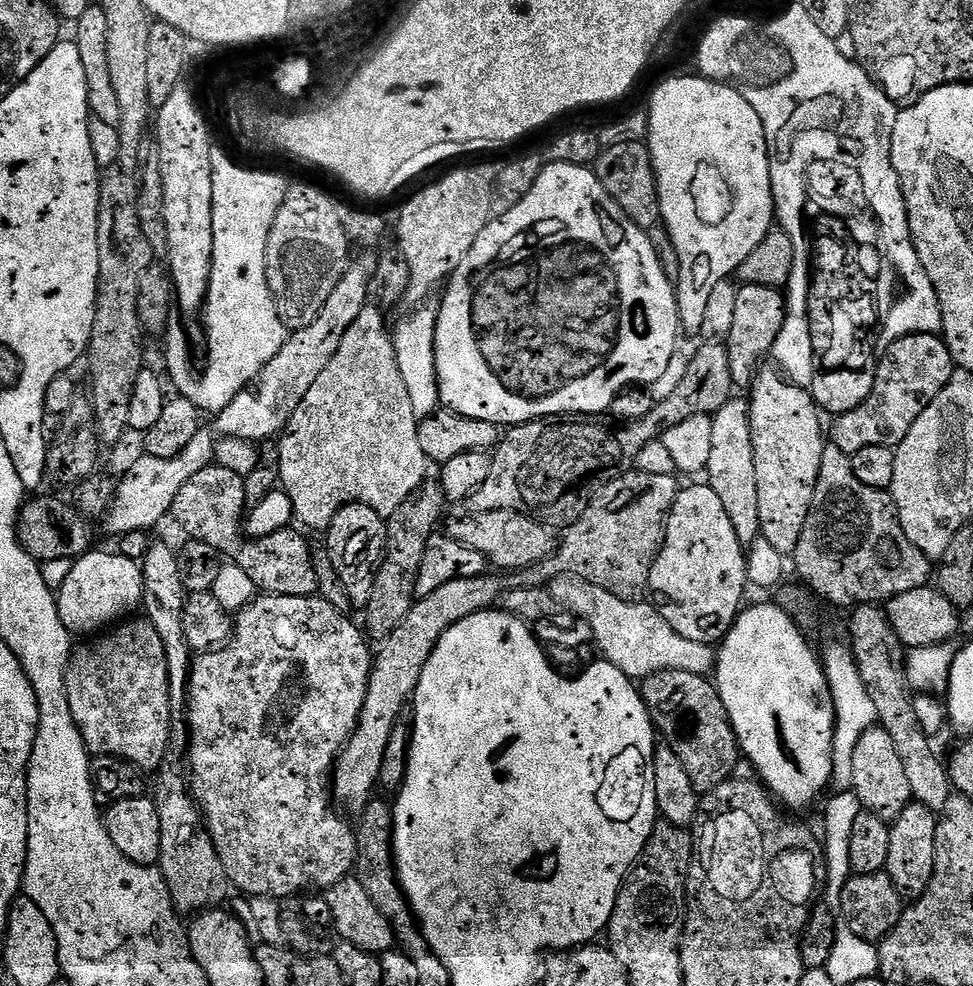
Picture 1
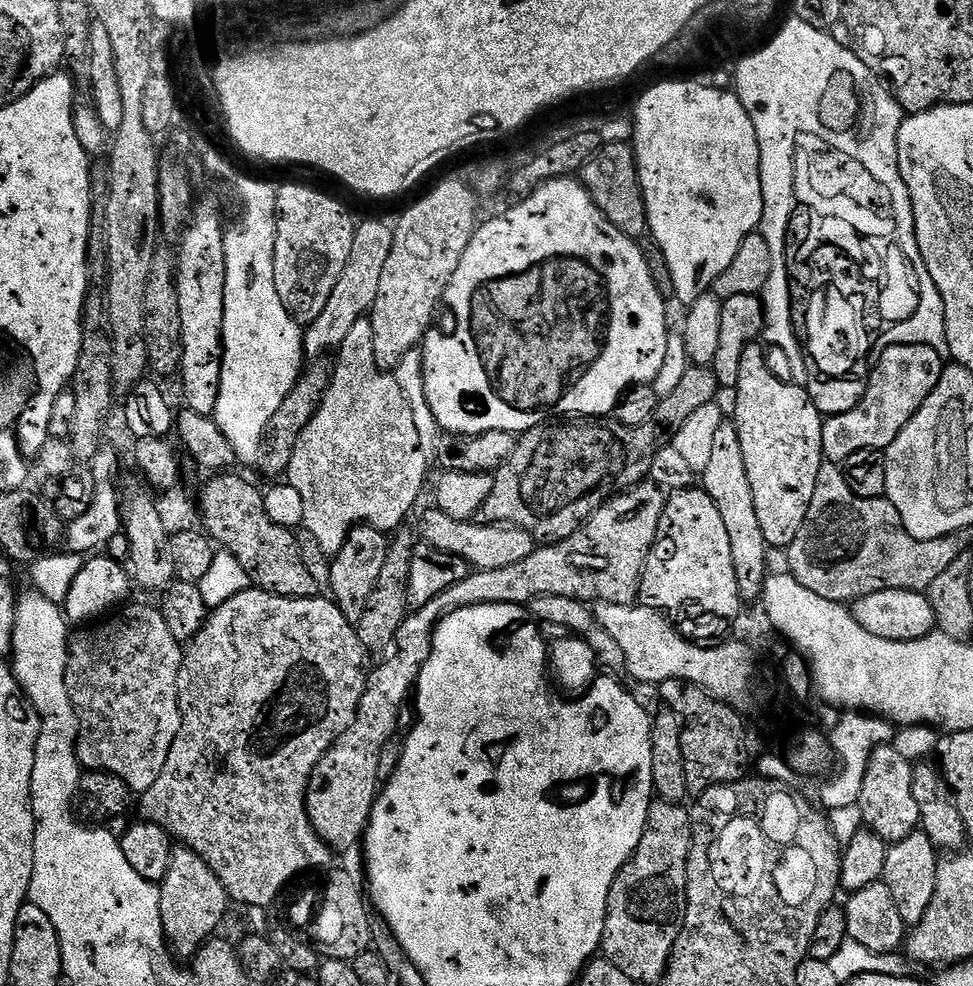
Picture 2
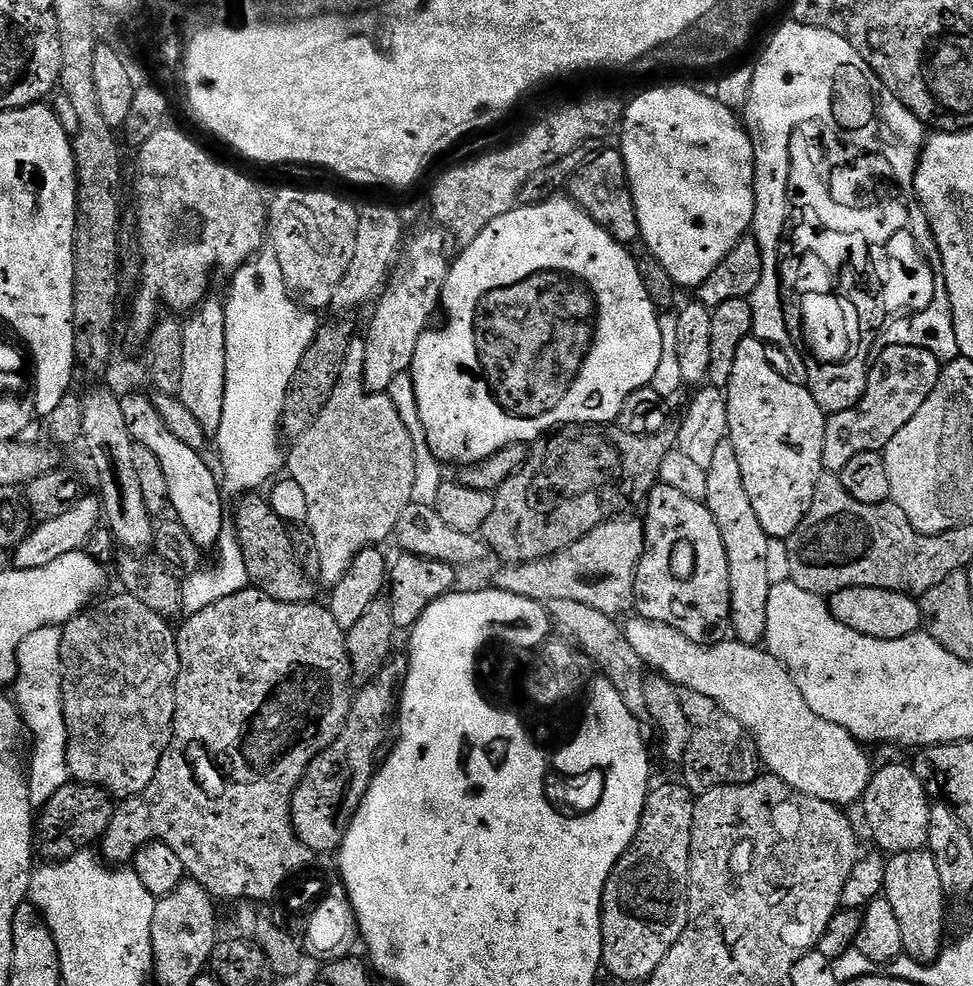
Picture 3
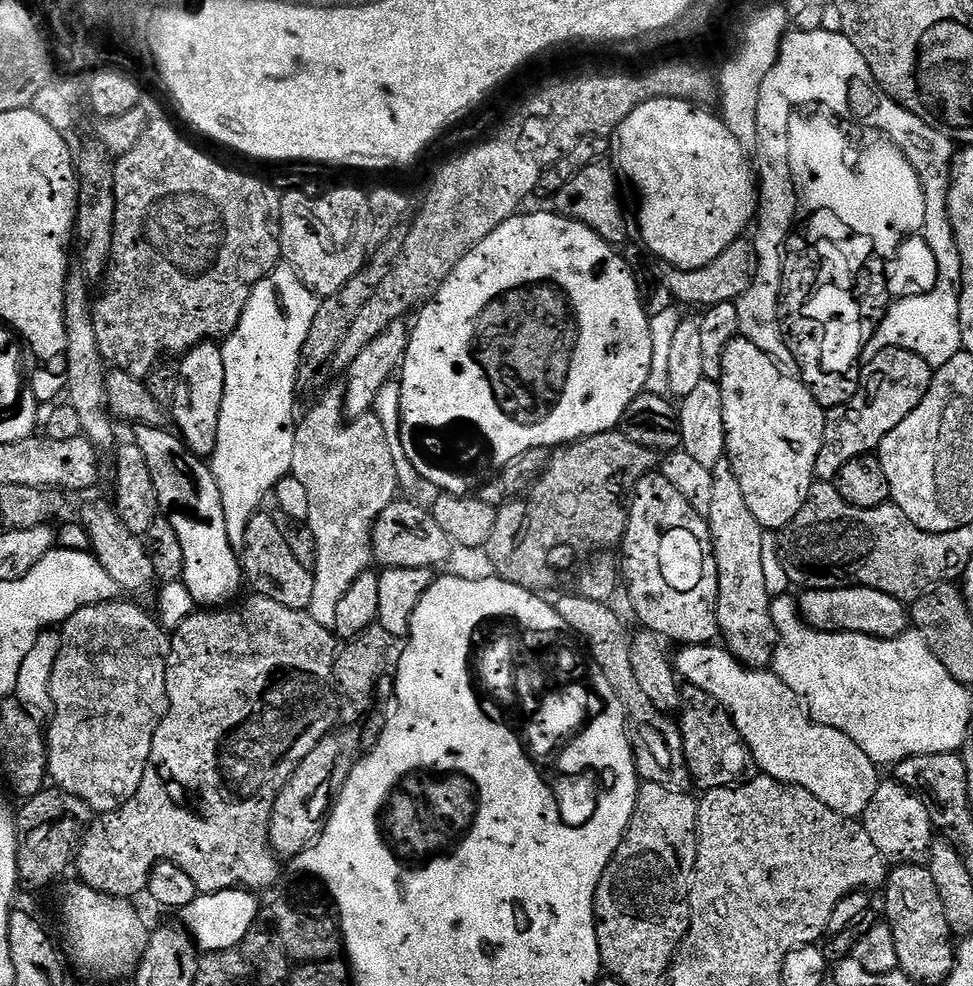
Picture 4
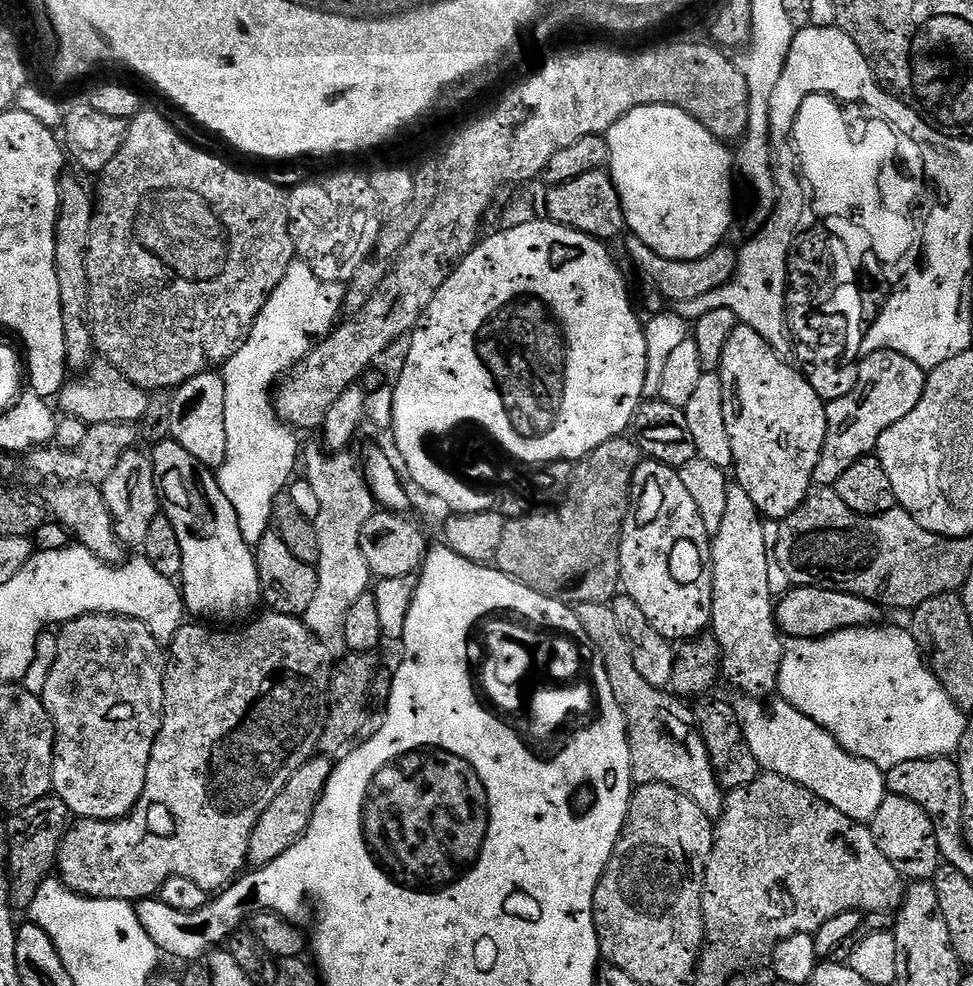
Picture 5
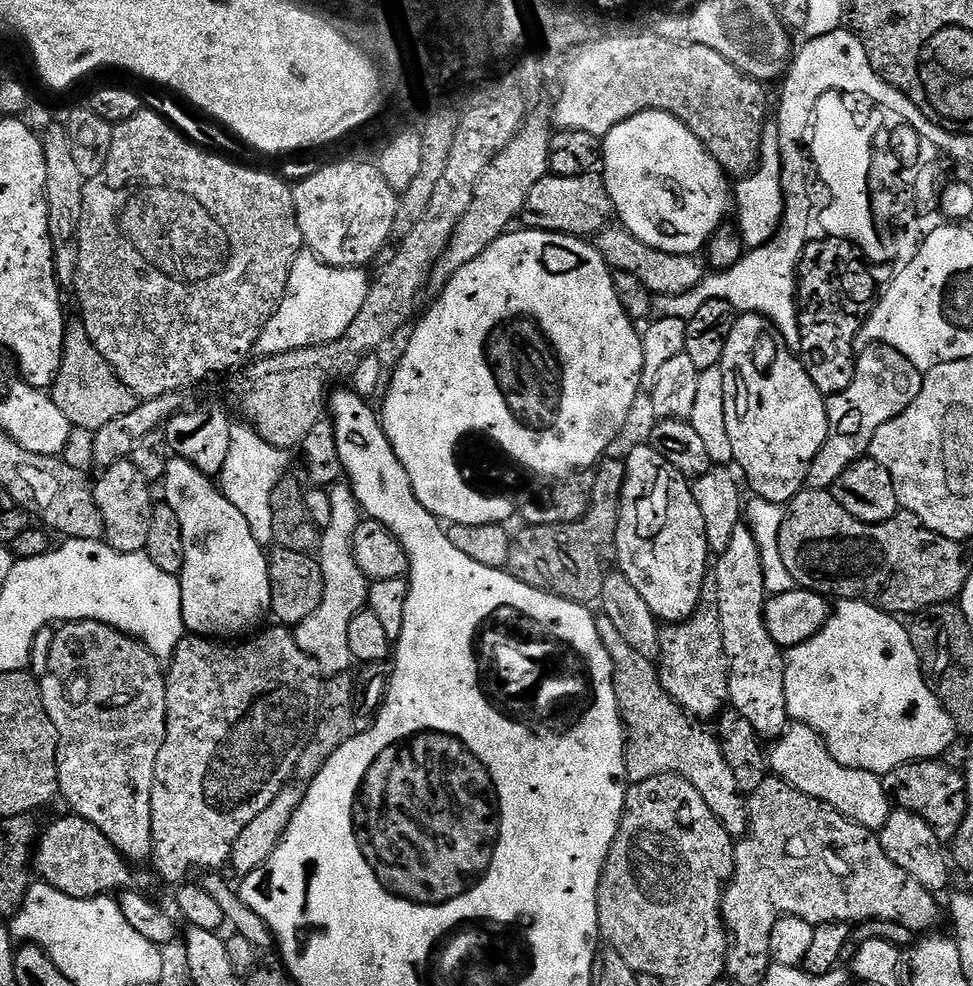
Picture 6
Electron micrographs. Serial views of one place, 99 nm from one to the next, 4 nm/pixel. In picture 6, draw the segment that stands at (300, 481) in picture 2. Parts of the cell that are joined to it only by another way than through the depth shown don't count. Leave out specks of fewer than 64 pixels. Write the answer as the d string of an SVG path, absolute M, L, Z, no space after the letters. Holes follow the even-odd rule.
M337 482L327 489L332 513L330 522L321 531L318 545L320 569L324 575L324 593L322 606L306 618L306 622L295 625L294 635L298 646L320 668L325 677L335 678L349 671L354 661L350 654L350 622L358 613L365 611L368 603L368 586L370 581L358 570L358 562L354 558L352 543L354 530L358 530L362 513L360 503L354 498L352 489L347 483Z

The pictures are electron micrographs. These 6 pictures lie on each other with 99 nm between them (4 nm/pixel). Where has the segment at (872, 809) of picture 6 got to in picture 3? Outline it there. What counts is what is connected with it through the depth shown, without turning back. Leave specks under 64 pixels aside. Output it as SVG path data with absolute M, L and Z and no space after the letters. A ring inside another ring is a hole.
M633 618L629 624L623 625L630 646L634 646L634 654L644 663L645 669L657 676L665 676L671 684L680 688L698 690L698 694L706 694L726 714L737 720L748 735L751 736L763 767L782 782L790 785L795 792L806 794L810 798L818 798L822 802L830 802L837 806L863 801L866 786L872 780L874 764L868 761L862 752L860 741L855 740L842 726L834 726L834 722L826 722L826 718L818 718L810 706L806 706L806 698L802 698L802 690L794 686L794 678L763 647L755 644L742 644L735 638L723 640L721 644L699 644L690 642L686 634L678 634L670 626L653 620Z

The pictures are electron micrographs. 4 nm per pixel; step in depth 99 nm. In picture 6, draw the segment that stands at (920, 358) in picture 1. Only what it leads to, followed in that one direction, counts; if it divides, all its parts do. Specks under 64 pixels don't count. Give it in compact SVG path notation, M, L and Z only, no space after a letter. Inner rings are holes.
M871 344L868 348L861 350L856 356L856 369L850 386L846 386L846 390L842 390L836 396L827 397L828 437L818 458L814 458L814 462L810 466L806 481L807 487L821 490L831 489L838 474L842 474L855 460L867 457L869 455L868 447L874 434L878 434L879 428L886 426L886 422L890 422L890 418L898 418L898 414L902 414L902 410L906 410L906 406L910 406L910 402L914 402L914 398L918 398L918 390L922 390L923 381L924 373L917 370L905 356L898 354L898 350L885 344Z

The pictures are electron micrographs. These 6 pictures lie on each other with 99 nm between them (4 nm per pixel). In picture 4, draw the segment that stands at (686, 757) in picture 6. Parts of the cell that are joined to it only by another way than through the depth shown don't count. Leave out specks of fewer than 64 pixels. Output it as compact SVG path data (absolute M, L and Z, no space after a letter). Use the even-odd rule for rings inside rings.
M579 594L564 596L560 601L555 601L554 606L558 614L562 614L562 618L570 622L572 629L588 643L588 650L594 654L598 666L602 666L602 674L606 674L606 682L614 686L614 694L618 694L624 704L630 725L632 754L636 758L636 775L650 784L687 789L690 773L684 757L684 738L680 735L679 723L671 715L658 710L658 706L654 706L654 702L642 694L642 686L638 686L638 678L634 678L630 632L624 629L619 614L612 606L594 602L594 598Z

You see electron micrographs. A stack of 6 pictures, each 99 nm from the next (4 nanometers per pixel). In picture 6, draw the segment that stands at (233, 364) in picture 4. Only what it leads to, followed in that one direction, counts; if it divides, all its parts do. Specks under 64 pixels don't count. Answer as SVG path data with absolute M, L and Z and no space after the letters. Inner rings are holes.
M301 250L294 266L290 270L290 282L286 286L286 294L276 307L276 312L265 323L264 329L256 343L255 351L263 356L277 356L287 352L296 352L300 348L315 348L317 344L329 344L346 335L354 318L358 318L358 310L368 297L370 276L363 267L332 268L324 264L313 252ZM233 423L230 430L230 454L226 454L226 466L218 477L218 487L242 514L246 514L246 522L250 522L250 530L254 538L265 546L273 543L274 514L270 514L270 494L274 494L274 486L289 471L289 453L283 448L270 446L247 423Z

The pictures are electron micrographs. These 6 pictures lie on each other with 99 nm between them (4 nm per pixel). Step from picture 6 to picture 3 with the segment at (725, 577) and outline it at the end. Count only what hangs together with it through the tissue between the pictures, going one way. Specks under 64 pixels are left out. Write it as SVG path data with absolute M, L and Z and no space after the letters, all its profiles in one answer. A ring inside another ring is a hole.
M724 439L718 446L707 474L703 503L707 504L710 514L714 514L714 522L718 522L722 534L722 546L726 546L726 562L730 570L731 631L740 643L759 645L766 634L766 598L770 598L774 583L774 576L768 573L770 538L754 515L746 486L742 486L742 470L738 470L738 454L734 454L731 440Z

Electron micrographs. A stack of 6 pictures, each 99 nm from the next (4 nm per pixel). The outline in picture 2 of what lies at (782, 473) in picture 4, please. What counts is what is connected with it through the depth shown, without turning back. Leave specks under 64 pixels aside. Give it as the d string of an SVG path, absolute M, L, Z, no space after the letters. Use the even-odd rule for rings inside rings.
M763 343L752 344L746 354L742 354L742 367L738 374L738 386L734 390L736 396L736 417L734 423L738 430L738 440L742 442L742 459L746 462L746 475L750 478L750 491L754 498L750 507L758 510L758 523L762 525L762 534L766 534L769 549L788 549L798 538L798 530L802 530L802 522L806 522L806 514L810 510L810 498L814 498L814 485L818 482L818 470L825 464L822 450L822 430L825 417L811 401L807 387L779 380L772 373L768 360L764 357Z

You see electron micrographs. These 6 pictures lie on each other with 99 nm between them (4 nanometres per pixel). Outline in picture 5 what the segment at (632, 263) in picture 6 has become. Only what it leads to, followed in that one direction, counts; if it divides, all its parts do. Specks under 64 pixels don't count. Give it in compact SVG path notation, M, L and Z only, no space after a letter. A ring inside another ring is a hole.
M629 235L623 241L628 256L648 275L648 280L670 302L689 302L690 299L699 298L709 294L712 290L718 290L723 284L730 283L736 273L737 249L729 246L716 248L710 254L706 254L697 260L671 260L646 246L634 235Z

